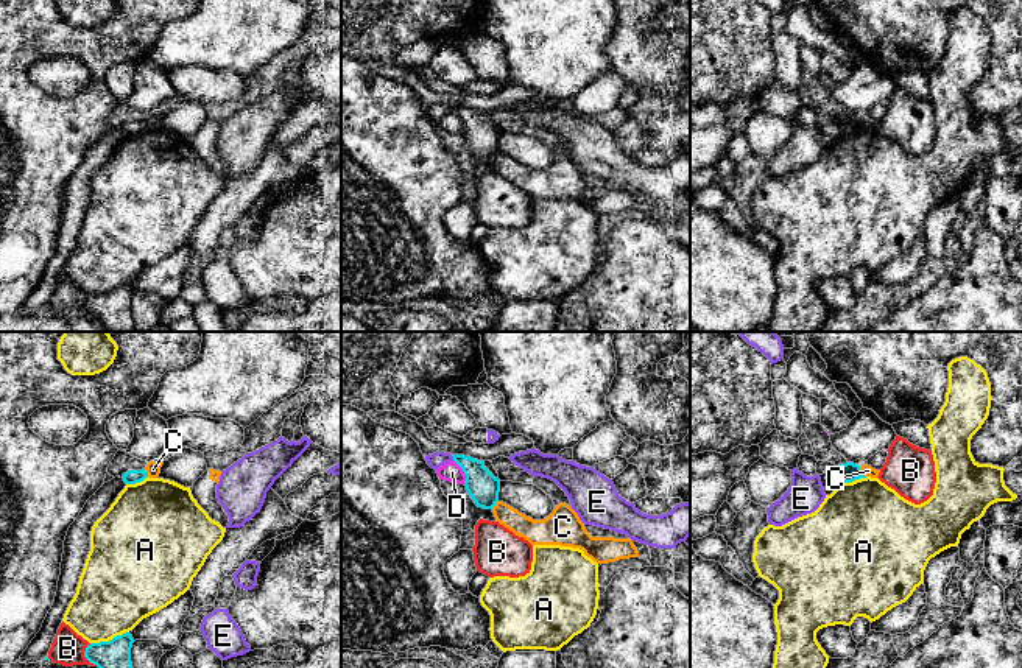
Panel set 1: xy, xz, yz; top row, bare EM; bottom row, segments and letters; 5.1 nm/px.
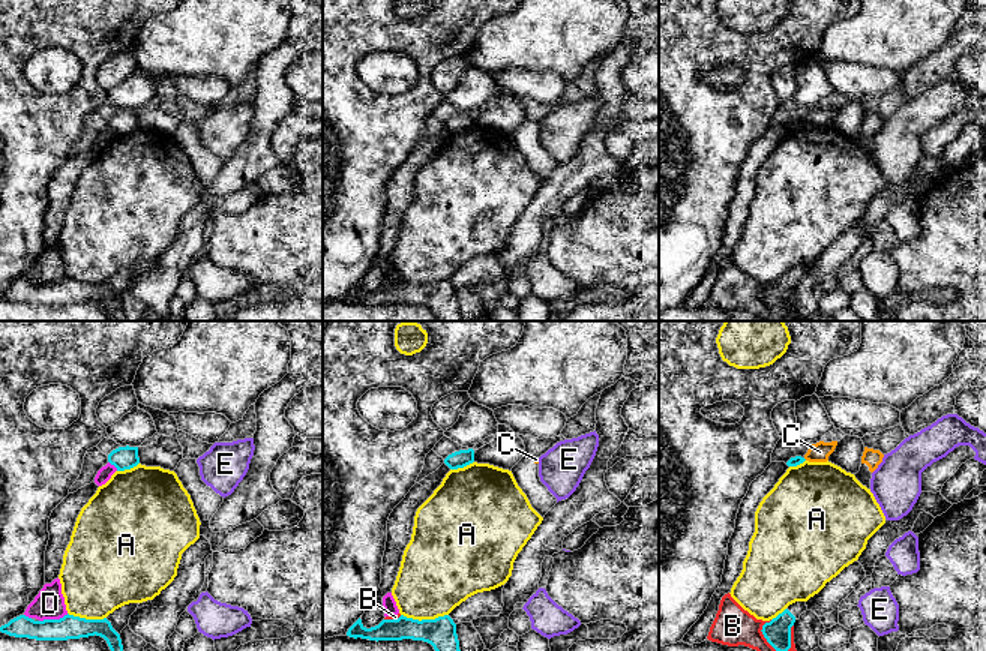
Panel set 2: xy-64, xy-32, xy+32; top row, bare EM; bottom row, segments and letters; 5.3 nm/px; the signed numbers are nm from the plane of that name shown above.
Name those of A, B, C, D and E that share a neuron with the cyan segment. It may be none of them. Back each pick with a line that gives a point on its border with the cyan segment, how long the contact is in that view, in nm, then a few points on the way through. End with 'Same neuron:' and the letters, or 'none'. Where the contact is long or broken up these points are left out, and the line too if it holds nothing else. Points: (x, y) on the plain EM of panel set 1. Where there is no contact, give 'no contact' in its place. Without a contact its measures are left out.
Same neuron: none

